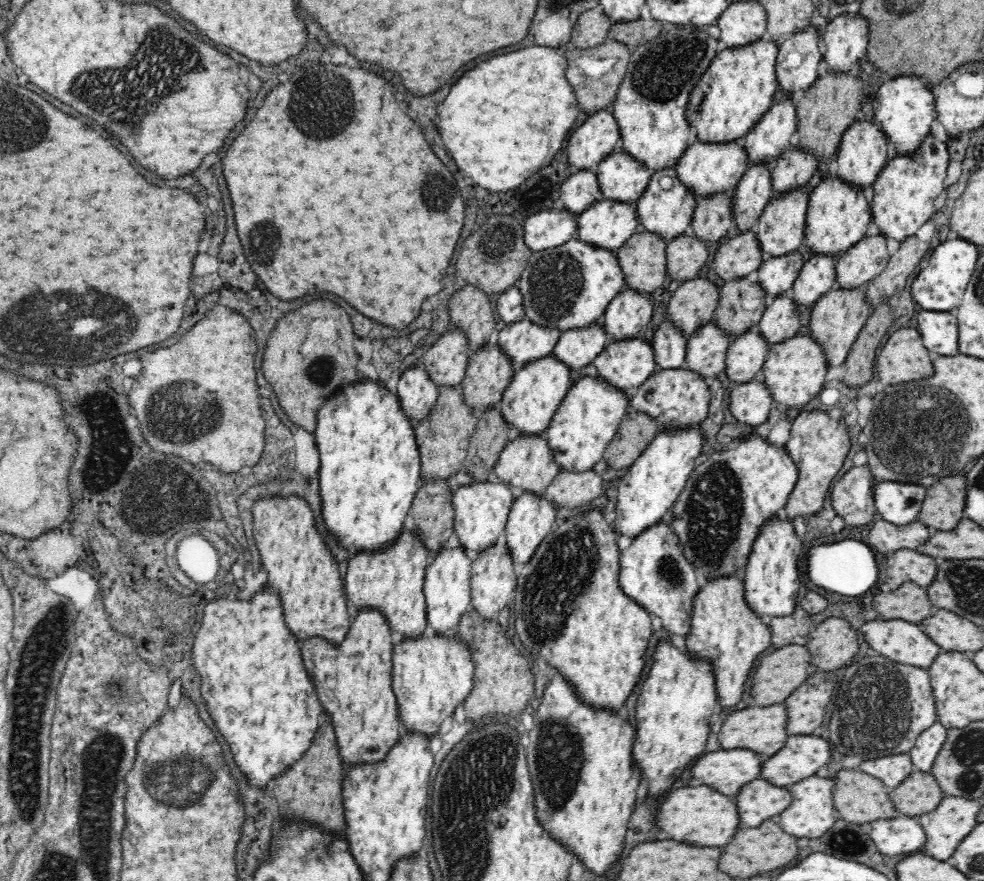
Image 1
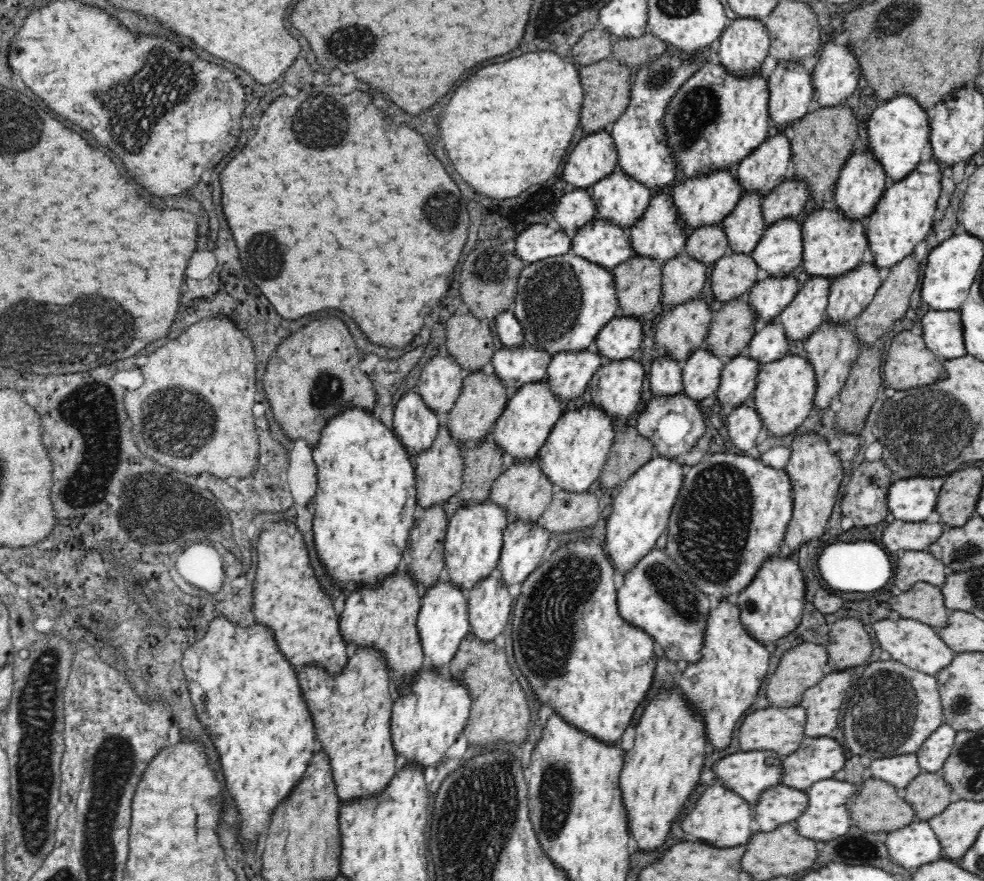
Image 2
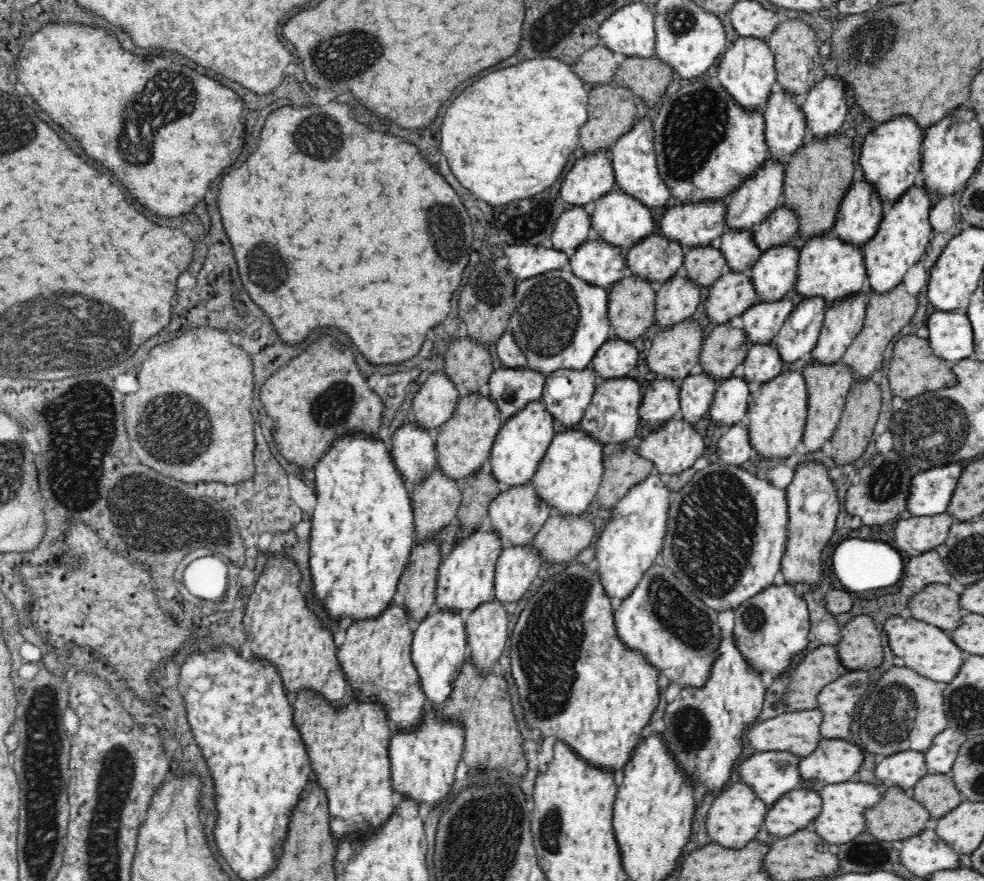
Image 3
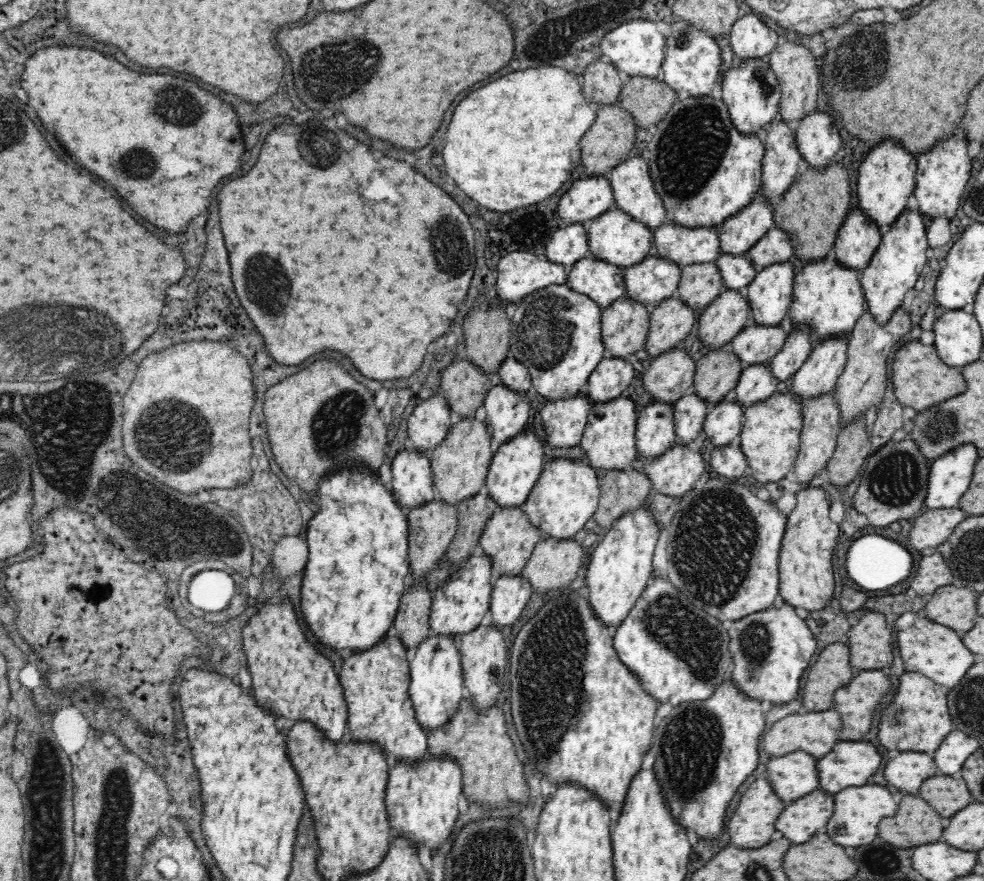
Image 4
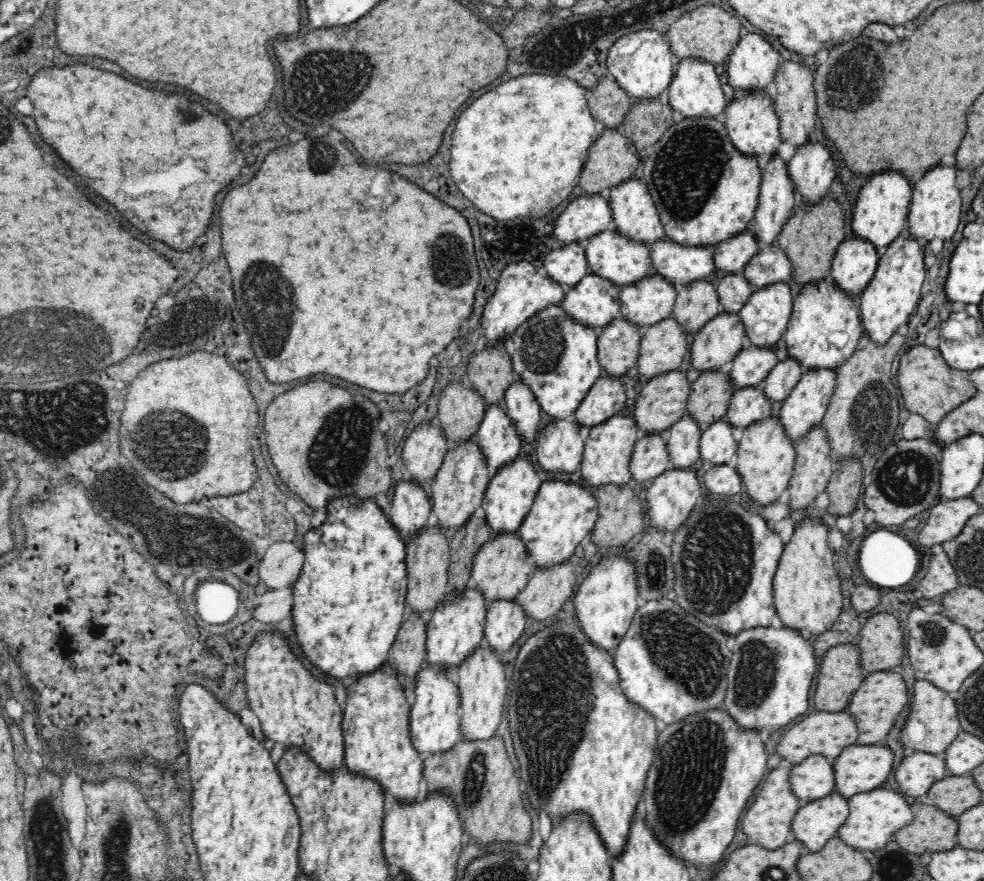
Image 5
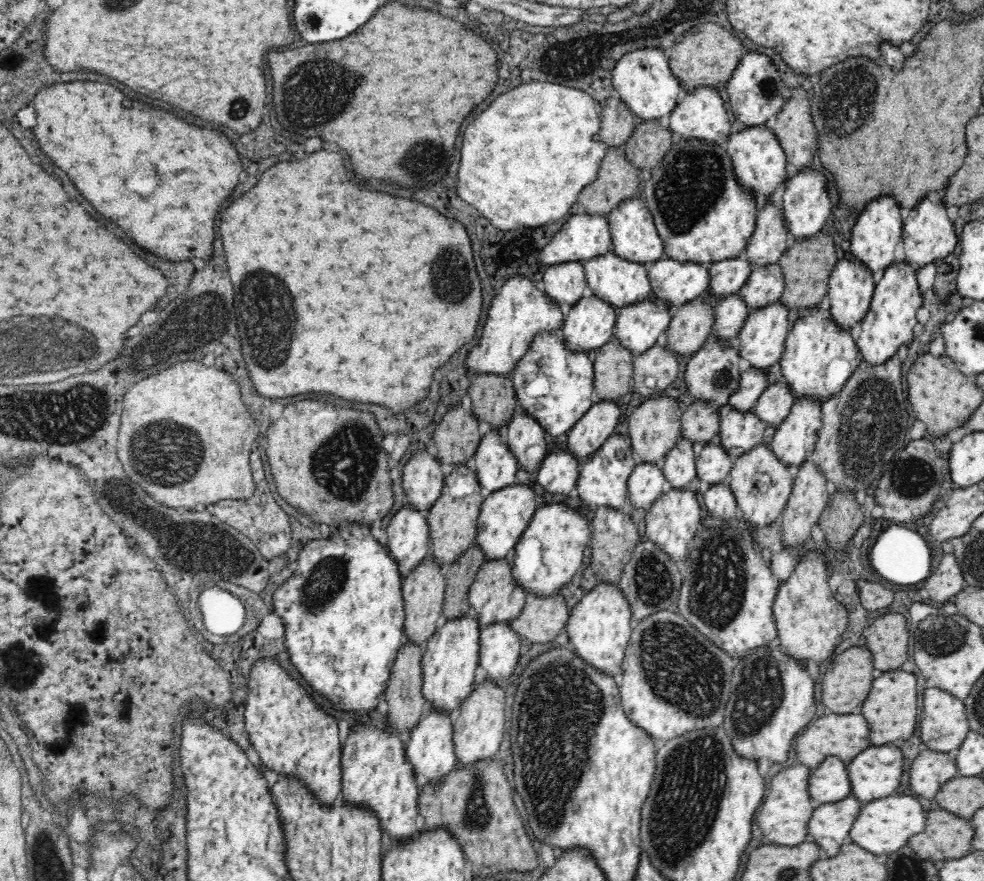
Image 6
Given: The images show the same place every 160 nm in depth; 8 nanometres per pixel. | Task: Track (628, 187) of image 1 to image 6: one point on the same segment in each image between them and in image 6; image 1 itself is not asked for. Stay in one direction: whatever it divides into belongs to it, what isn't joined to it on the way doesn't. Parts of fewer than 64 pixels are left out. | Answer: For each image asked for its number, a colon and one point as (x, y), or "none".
2: (619, 199)
3: (622, 221)
4: (615, 237)
5: (619, 260)
6: (619, 282)

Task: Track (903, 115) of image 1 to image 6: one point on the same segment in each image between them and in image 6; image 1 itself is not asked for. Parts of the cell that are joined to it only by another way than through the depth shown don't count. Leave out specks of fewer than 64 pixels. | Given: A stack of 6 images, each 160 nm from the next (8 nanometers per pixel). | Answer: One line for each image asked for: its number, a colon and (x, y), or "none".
2: (897, 131)
3: (890, 157)
4: (887, 178)
5: (882, 205)
6: (878, 229)

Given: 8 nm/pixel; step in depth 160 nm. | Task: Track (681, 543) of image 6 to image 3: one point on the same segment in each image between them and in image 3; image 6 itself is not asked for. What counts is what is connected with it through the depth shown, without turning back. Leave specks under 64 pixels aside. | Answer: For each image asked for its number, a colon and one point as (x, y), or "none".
3: (676, 447)
4: (674, 475)
5: (673, 496)

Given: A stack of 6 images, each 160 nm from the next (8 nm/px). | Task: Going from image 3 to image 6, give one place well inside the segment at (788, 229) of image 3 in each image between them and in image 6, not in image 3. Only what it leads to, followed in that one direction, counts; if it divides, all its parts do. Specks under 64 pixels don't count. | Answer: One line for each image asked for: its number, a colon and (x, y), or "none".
4: (774, 247)
5: (771, 265)
6: (764, 286)

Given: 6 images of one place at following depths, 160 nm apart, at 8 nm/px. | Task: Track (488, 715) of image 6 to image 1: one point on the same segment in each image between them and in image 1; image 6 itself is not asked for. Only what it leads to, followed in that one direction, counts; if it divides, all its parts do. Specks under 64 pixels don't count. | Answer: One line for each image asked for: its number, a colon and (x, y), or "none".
1: (492, 577)
2: (489, 603)
3: (486, 628)
4: (483, 654)
5: (483, 688)

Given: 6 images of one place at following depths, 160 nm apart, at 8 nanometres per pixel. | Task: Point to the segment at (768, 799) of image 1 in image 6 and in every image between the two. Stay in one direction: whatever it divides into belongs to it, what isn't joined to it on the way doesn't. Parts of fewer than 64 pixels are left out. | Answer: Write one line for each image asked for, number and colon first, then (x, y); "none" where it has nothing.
2: (780, 804)
3: (794, 811)
4: (807, 816)
5: (816, 822)
6: (830, 825)

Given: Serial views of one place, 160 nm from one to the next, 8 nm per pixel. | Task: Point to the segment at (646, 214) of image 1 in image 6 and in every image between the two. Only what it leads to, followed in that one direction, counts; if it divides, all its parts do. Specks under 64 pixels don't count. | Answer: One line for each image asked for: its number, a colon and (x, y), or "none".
2: (660, 234)
3: (655, 259)
4: (653, 280)
5: (645, 303)
6: (637, 328)

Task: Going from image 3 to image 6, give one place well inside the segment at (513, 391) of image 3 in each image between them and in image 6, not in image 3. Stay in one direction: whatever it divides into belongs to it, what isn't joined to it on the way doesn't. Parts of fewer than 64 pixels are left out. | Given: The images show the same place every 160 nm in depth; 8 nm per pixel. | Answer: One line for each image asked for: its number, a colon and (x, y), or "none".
4: (506, 412)
5: (497, 438)
6: (496, 468)

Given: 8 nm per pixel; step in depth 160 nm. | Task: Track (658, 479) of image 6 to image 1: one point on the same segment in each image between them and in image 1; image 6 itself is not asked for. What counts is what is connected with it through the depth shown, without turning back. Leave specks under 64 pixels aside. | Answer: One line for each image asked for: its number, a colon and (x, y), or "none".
1: (669, 346)
2: (665, 377)
3: (660, 404)
4: (655, 434)
5: (650, 458)

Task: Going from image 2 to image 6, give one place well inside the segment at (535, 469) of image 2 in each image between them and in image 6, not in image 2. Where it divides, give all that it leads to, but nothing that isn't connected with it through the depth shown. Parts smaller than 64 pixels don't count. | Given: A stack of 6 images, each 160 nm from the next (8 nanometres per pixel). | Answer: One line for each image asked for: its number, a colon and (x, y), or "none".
3: (516, 515)
4: (509, 539)
5: (501, 568)
6: (494, 597)

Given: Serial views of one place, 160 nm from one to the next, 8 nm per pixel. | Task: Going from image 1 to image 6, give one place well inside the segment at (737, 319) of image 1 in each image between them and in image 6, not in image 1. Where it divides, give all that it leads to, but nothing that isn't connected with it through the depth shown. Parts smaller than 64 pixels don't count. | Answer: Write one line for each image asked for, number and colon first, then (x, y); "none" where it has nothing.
2: (732, 329)
3: (726, 347)
4: (717, 373)
5: (710, 396)
6: (699, 424)

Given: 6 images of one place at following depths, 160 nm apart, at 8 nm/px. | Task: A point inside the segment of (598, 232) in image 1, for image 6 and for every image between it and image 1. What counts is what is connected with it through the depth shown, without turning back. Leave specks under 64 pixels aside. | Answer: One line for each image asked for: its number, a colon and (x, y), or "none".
2: (607, 245)
3: (598, 263)
4: (603, 282)
5: (594, 302)
6: (590, 325)

